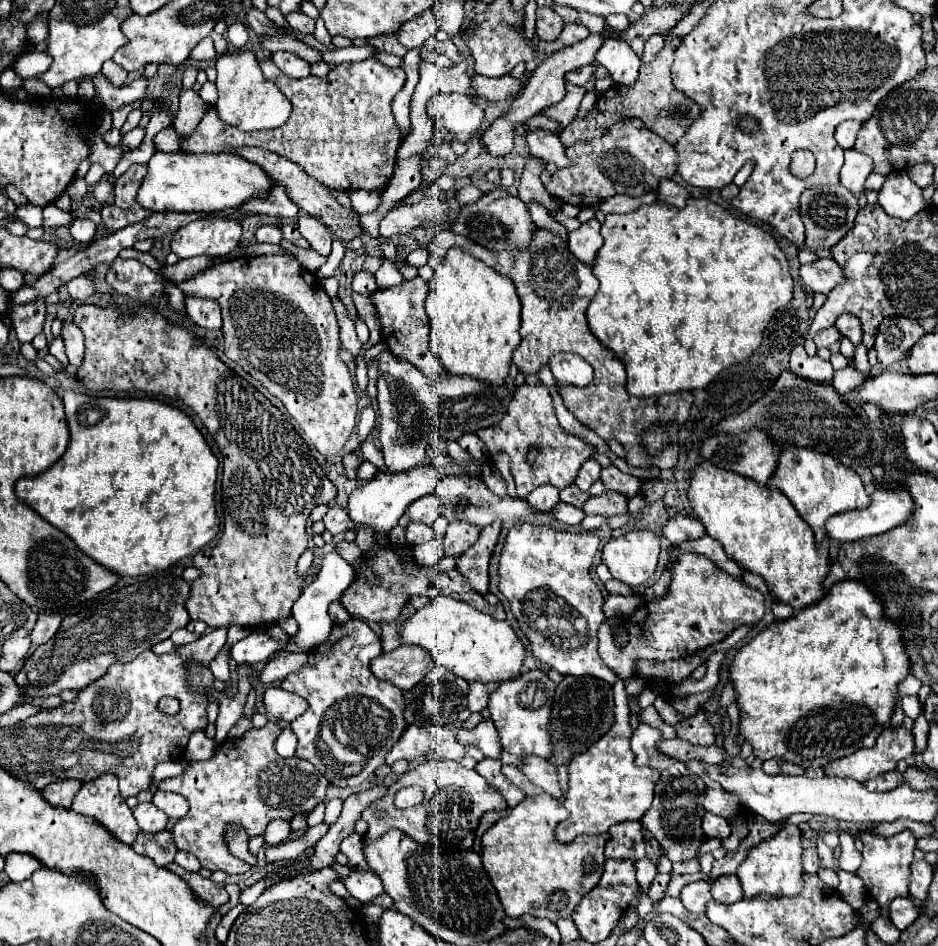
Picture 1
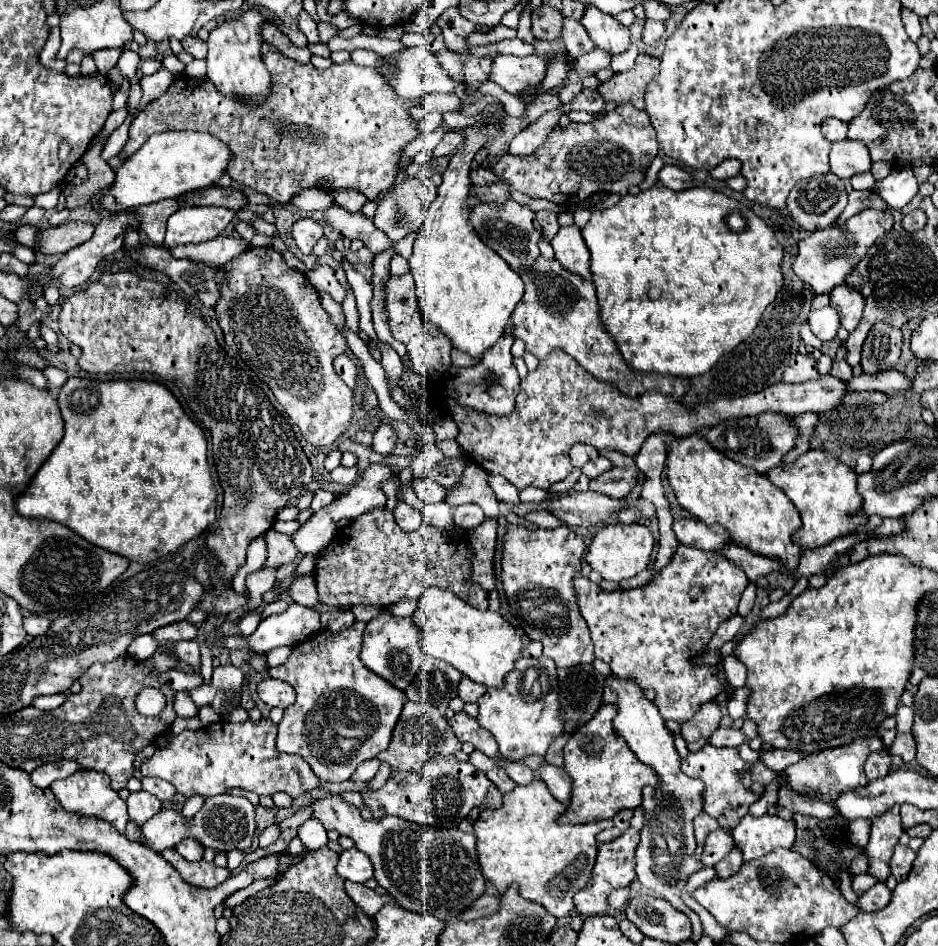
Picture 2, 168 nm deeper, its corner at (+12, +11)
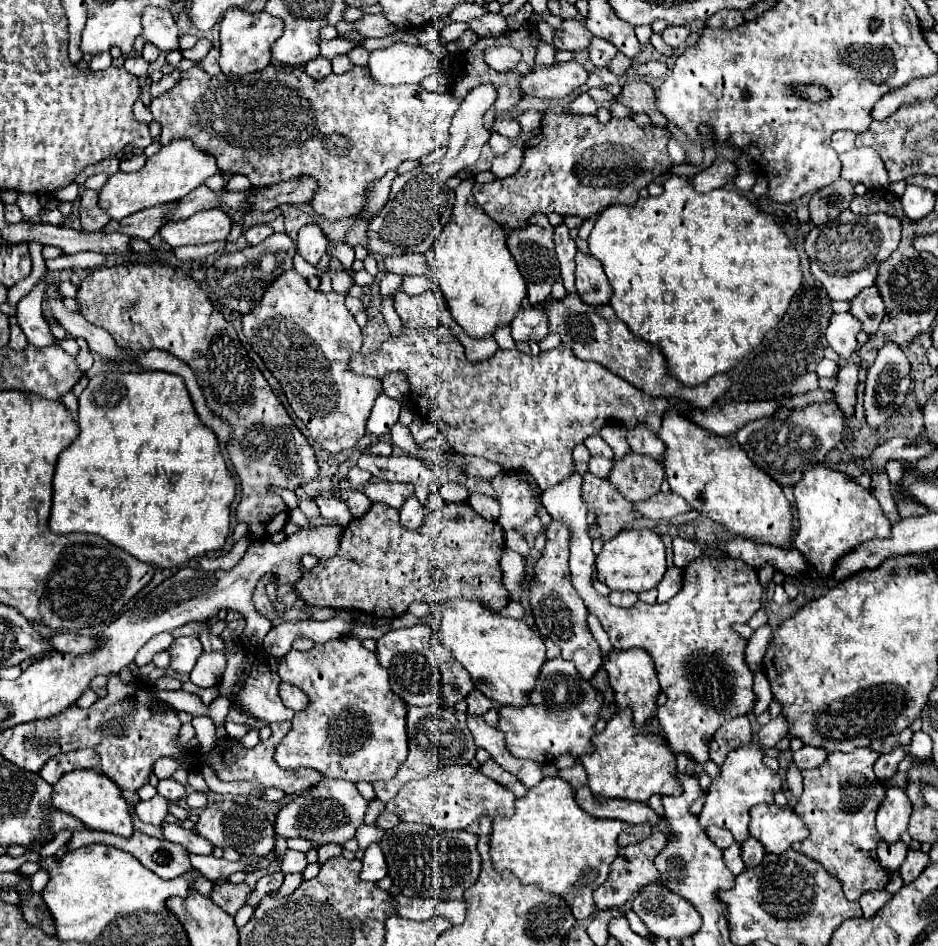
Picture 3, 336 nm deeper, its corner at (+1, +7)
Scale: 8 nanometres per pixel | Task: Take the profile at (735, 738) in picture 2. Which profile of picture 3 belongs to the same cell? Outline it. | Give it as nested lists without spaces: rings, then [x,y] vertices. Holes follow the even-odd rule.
[[[781,714],[781,716],[777,716],[777,718],[773,718],[767,726],[763,726],[761,730],[759,730],[759,742],[765,746],[765,748],[773,748],[781,738],[785,738],[785,736],[789,736],[789,728],[791,728],[791,724],[787,722],[787,718]]]

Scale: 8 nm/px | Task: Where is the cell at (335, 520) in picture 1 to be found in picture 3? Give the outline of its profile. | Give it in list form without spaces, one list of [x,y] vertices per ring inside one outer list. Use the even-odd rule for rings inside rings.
[[[325,494],[325,496],[317,496],[317,498],[315,498],[315,504],[319,506],[323,518],[337,518],[343,526],[347,526],[347,524],[353,520],[353,516],[351,516],[351,512],[347,510],[347,506],[345,506],[343,502],[339,502],[339,500],[327,496],[327,494]]]

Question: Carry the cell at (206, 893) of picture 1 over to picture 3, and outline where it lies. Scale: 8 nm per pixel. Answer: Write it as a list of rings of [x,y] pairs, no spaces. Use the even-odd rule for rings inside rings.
[[[225,882],[221,886],[215,886],[213,892],[211,892],[211,900],[221,908],[225,910],[229,916],[235,916],[237,910],[241,906],[247,904],[251,896],[251,886],[249,884],[231,884],[231,882]]]

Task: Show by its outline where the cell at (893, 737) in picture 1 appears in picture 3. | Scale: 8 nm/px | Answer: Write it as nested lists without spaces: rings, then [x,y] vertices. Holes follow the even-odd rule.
[[[855,748],[849,754],[831,752],[823,766],[803,770],[805,788],[795,806],[795,812],[809,828],[809,836],[795,844],[795,850],[821,862],[835,874],[843,884],[847,900],[859,900],[869,890],[883,890],[889,876],[877,858],[881,838],[875,828],[875,814],[885,796],[885,788],[873,772],[877,758],[879,754],[871,748]]]

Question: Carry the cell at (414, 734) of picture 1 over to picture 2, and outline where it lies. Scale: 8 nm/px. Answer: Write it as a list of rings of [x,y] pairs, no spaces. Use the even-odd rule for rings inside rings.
[[[406,702],[400,714],[400,720],[394,728],[390,746],[380,752],[378,760],[386,760],[394,770],[418,770],[424,762],[438,754],[454,754],[460,750],[460,740],[456,740],[454,732],[448,726],[448,720],[434,708],[432,704],[418,704]]]

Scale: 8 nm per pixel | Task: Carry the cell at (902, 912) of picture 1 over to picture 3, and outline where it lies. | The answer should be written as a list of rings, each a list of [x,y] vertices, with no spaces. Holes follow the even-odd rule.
[[[885,890],[863,894],[863,896],[859,898],[859,904],[861,904],[861,908],[863,908],[863,916],[865,916],[865,918],[871,918],[889,898],[891,898],[891,894],[887,894]]]

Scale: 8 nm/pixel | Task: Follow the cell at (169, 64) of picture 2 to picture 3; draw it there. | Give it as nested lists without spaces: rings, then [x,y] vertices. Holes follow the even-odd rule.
[[[174,70],[172,73],[168,75],[164,75],[162,79],[160,79],[156,83],[152,83],[150,86],[150,96],[152,98],[158,97],[164,94],[166,91],[170,90],[175,86],[175,84],[179,81],[180,72]]]

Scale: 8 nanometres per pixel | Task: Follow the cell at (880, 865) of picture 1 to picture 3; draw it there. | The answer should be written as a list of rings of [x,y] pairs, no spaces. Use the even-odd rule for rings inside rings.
[[[887,788],[885,800],[877,810],[877,830],[885,842],[897,842],[899,836],[907,830],[909,816],[913,808],[901,788]]]

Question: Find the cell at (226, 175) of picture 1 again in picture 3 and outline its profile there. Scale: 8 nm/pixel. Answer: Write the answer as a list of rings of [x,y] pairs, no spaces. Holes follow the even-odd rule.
[[[173,140],[167,146],[163,146],[157,154],[149,156],[145,166],[139,172],[129,172],[129,174],[115,172],[113,176],[109,176],[109,180],[99,190],[99,206],[113,220],[121,220],[139,210],[145,210],[157,204],[175,202],[187,196],[197,186],[205,184],[205,180],[217,172],[219,168],[213,156],[207,156],[205,152],[195,148],[189,140]]]

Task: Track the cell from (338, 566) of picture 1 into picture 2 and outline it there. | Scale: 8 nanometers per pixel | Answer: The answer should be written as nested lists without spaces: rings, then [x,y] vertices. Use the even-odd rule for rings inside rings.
[[[292,602],[286,612],[268,616],[250,636],[228,636],[224,644],[230,650],[250,650],[266,654],[280,646],[296,646],[320,630],[320,614]]]

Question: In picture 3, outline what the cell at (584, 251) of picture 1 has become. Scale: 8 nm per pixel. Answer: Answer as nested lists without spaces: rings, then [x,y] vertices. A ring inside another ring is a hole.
[[[583,252],[577,254],[577,292],[581,296],[583,302],[591,304],[591,306],[603,306],[609,304],[613,292],[611,292],[611,284],[599,264],[599,260],[595,260],[593,256],[587,256]]]

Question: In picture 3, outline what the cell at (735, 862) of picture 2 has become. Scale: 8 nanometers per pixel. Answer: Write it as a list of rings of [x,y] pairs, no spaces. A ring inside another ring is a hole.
[[[747,838],[747,840],[743,842],[743,846],[741,846],[741,856],[743,856],[745,866],[747,866],[747,868],[753,868],[753,866],[757,866],[757,864],[763,860],[765,848],[763,848],[763,844],[759,844],[755,838]]]

